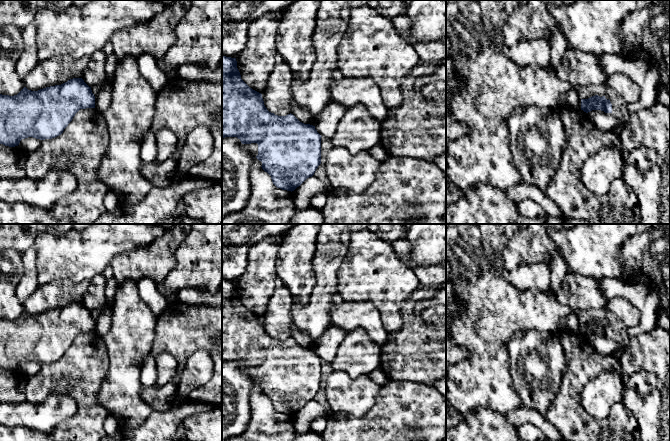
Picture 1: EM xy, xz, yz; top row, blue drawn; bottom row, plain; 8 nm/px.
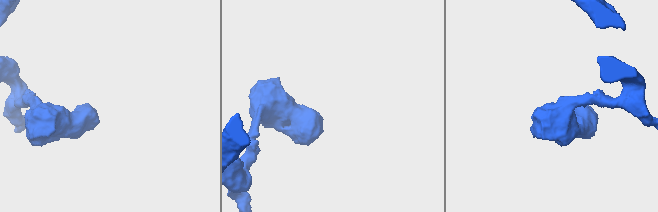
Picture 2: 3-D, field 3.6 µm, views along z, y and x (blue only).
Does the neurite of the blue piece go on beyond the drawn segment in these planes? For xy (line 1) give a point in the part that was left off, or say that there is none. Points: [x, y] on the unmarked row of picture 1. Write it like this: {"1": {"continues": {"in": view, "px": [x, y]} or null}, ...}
{"1": {"continues": null}}

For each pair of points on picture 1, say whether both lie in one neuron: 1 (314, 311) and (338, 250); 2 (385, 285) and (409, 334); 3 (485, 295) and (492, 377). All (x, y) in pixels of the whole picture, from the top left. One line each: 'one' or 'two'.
1: one
2: two
3: one

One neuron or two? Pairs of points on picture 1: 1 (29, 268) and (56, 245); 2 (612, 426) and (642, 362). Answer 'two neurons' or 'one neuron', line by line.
1: two neurons
2: two neurons

